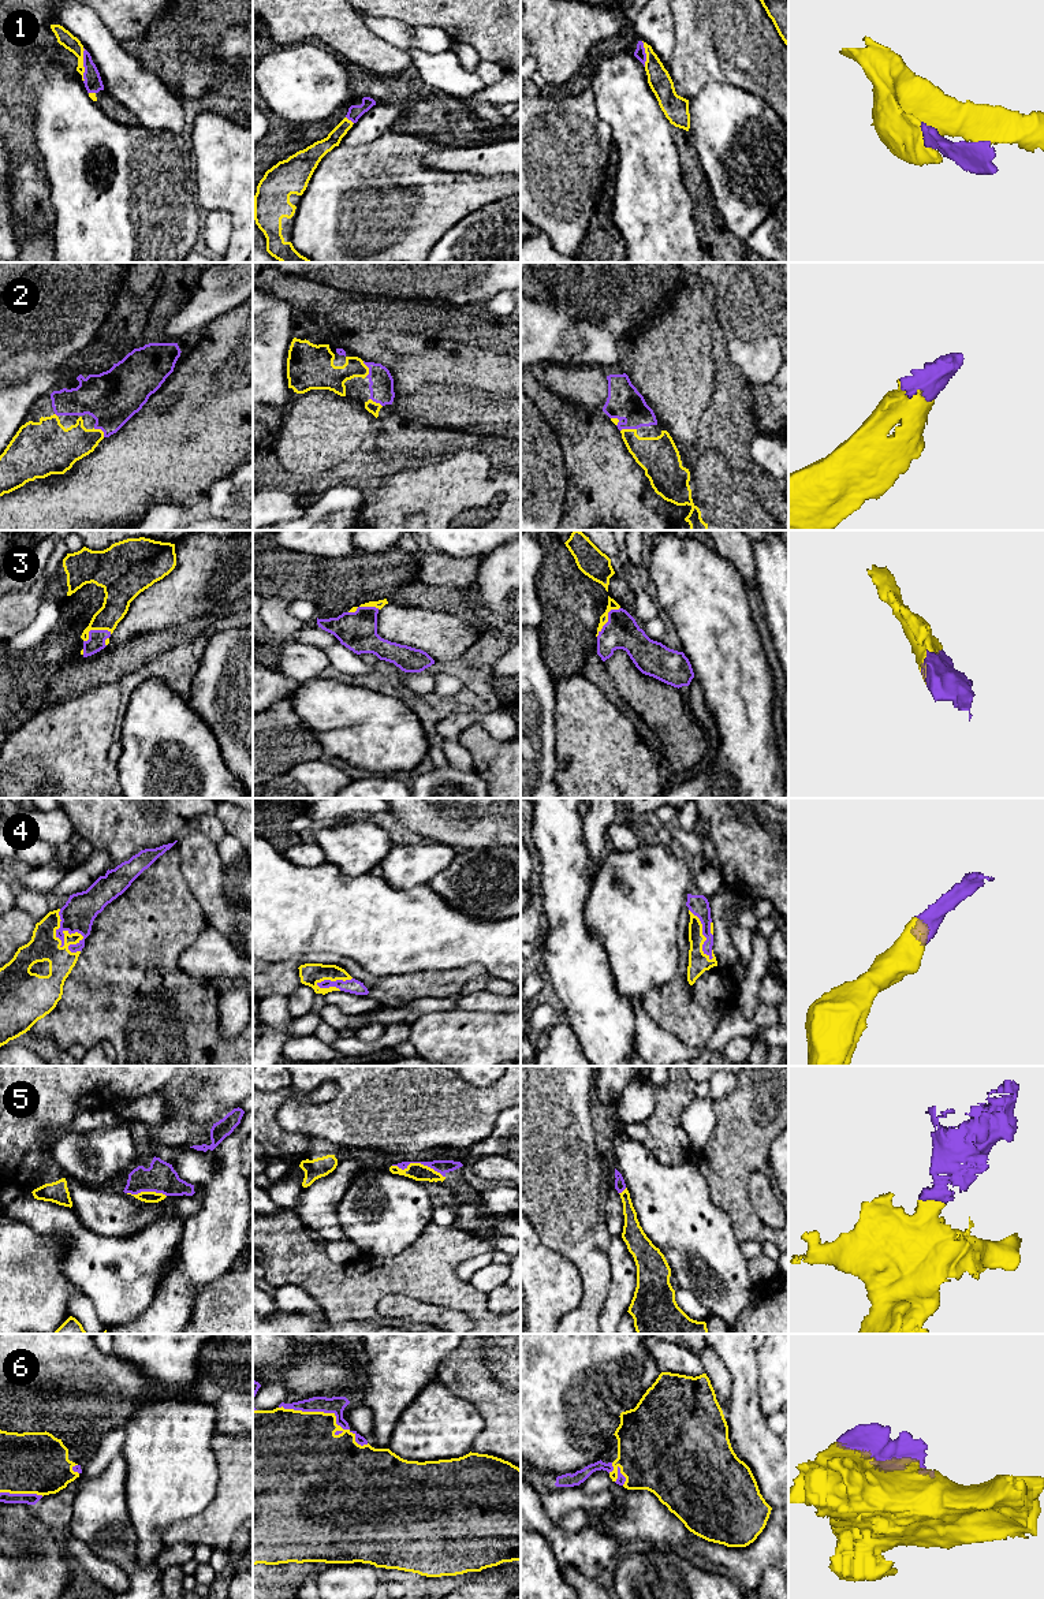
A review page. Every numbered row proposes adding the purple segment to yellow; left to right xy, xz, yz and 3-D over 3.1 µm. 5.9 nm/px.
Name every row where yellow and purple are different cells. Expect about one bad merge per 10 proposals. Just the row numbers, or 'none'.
none

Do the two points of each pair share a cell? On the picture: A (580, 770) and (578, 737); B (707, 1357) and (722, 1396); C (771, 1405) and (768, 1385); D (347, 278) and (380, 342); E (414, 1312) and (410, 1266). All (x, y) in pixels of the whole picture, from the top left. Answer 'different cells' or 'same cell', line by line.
A: same cell
B: same cell
C: same cell
D: different cells
E: different cells

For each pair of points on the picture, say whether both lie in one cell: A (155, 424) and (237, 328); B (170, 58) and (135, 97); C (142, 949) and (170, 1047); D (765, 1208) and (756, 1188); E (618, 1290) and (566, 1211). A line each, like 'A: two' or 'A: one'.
A: one
B: two
C: one
D: one
E: two

